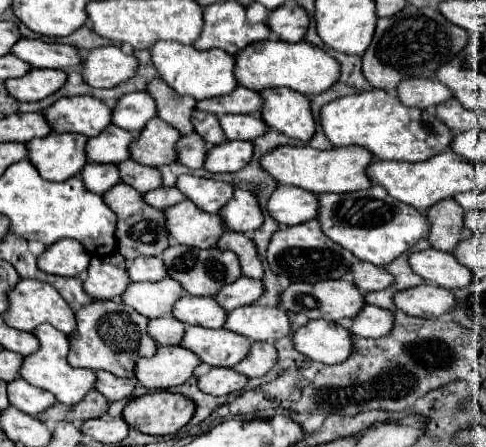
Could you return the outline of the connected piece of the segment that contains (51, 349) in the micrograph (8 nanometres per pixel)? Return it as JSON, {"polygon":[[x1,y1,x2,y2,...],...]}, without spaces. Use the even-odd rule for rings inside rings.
{"polygon":[[48,323,40,325,34,329,34,335,40,339,40,349,28,357,24,357,24,365,22,365,22,379,26,379,28,383,42,387,50,393,56,395,56,399,64,405,76,405,80,403,92,389,94,389,94,379,96,373,94,371,86,371,86,369,74,369,68,365,68,335,62,335,56,327,50,327]]}

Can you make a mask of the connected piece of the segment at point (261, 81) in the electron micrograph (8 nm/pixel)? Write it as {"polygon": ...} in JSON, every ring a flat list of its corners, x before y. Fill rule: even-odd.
{"polygon":[[268,39,268,41,250,43,244,51,236,55,236,77,240,85,256,91,288,87,304,95,318,95,338,83,340,63,334,57,330,57,326,51,322,51,320,47,308,41,286,43,280,39]]}

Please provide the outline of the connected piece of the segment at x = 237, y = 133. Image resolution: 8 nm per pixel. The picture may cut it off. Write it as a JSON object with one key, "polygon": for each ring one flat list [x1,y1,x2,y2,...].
{"polygon":[[222,115,220,123,230,141,254,141,256,137,262,137,268,131,266,123,262,123,258,115]]}

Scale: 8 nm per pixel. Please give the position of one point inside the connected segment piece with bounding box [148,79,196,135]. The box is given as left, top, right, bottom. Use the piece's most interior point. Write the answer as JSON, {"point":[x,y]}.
{"point":[175,109]}

